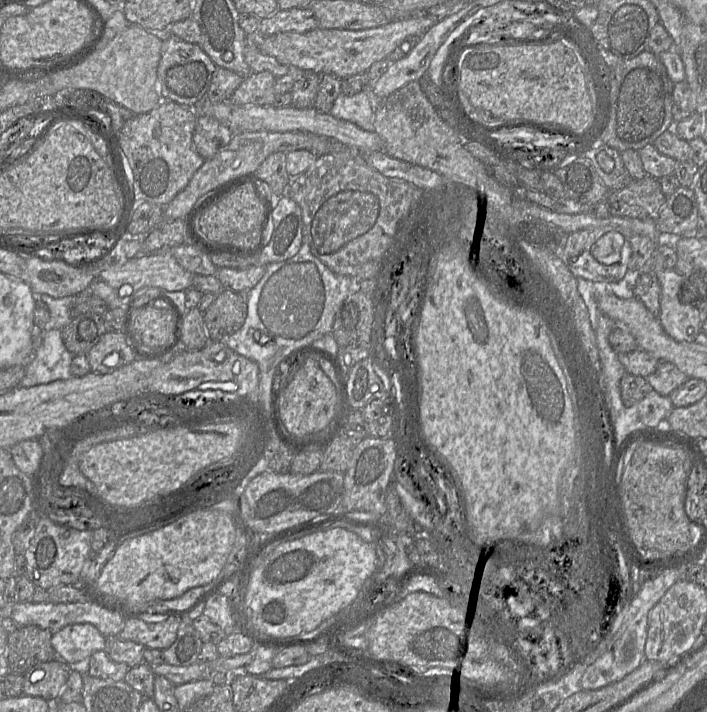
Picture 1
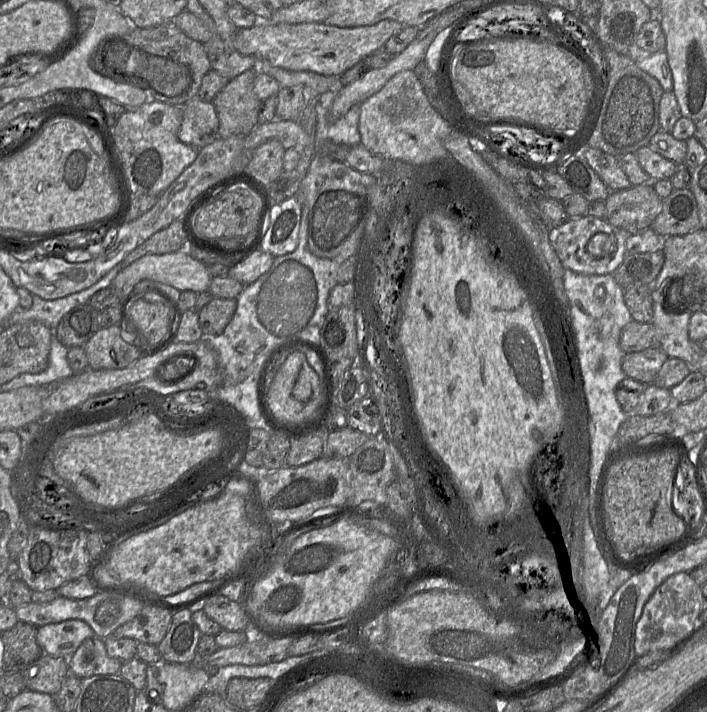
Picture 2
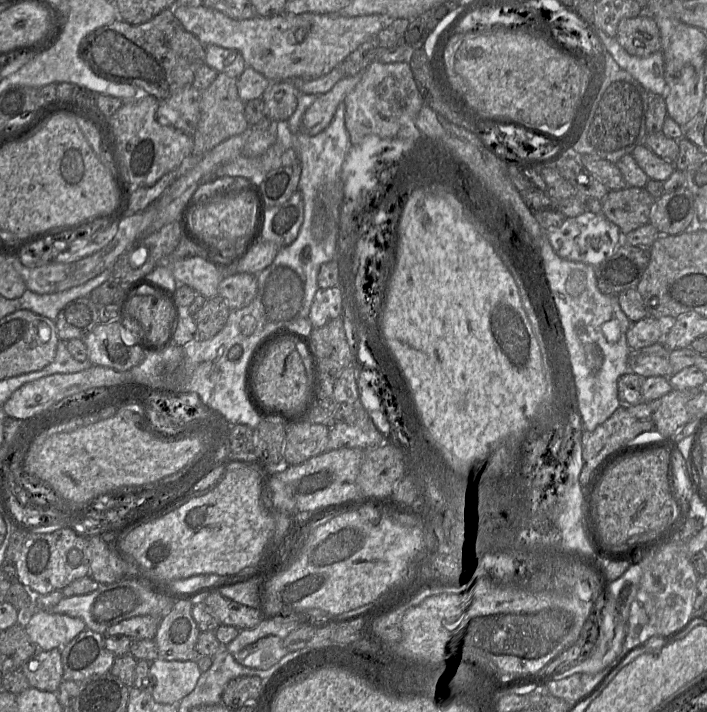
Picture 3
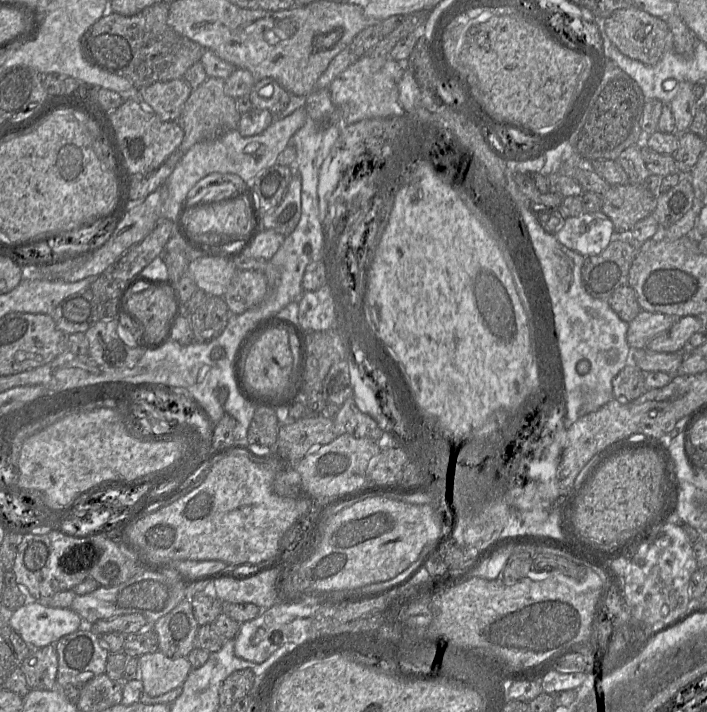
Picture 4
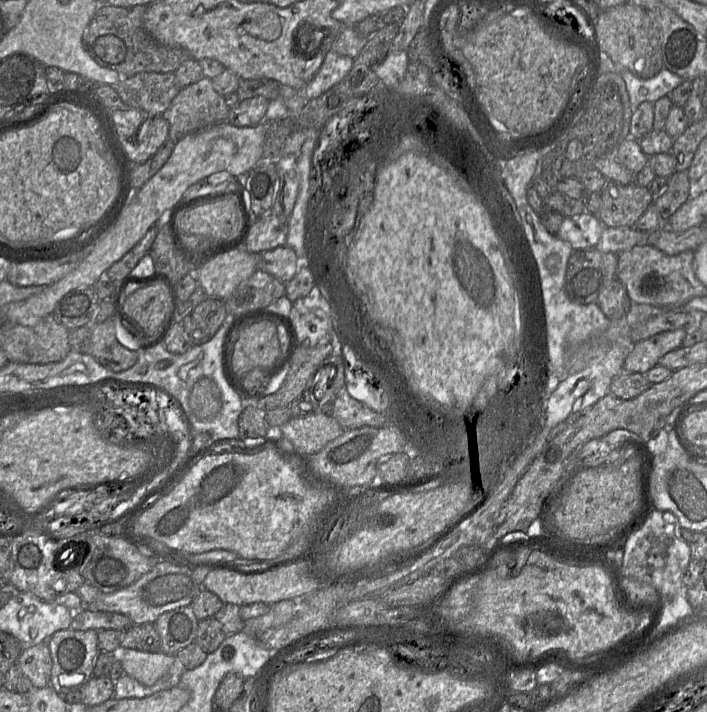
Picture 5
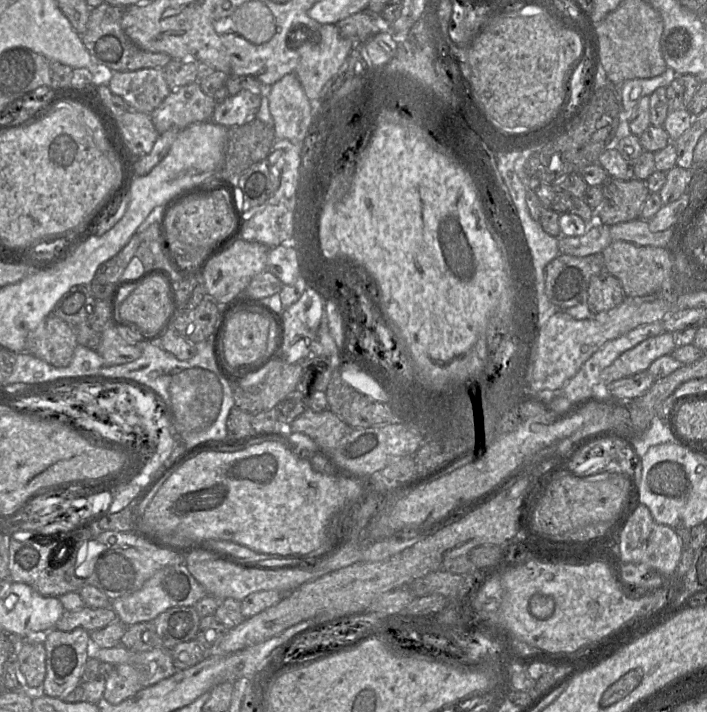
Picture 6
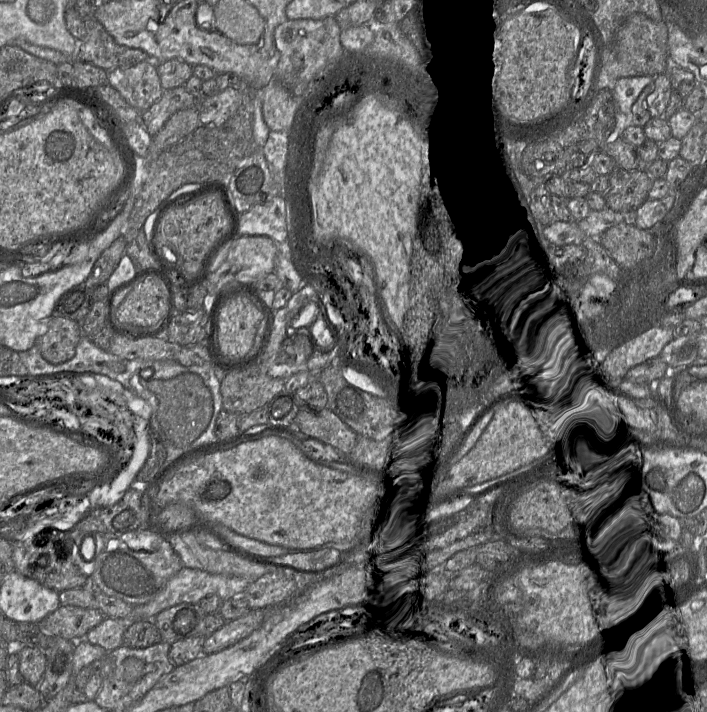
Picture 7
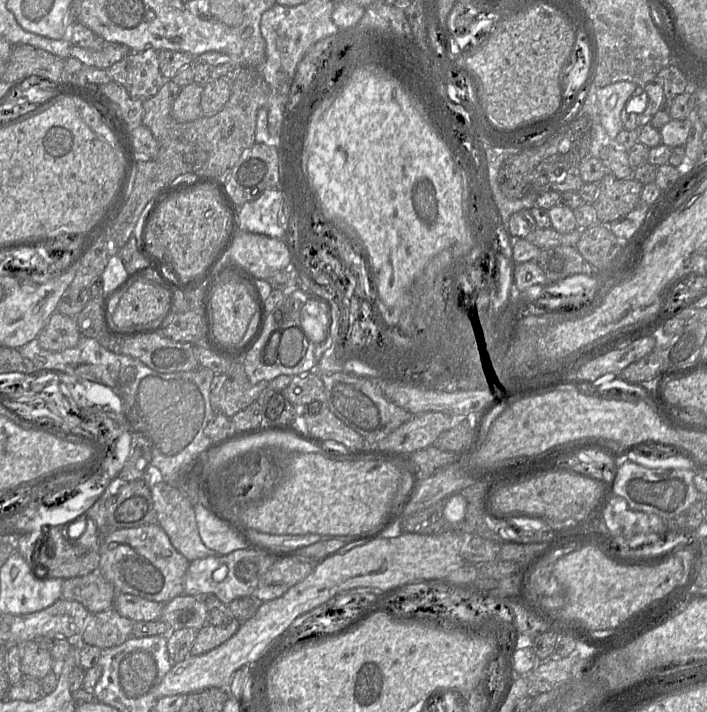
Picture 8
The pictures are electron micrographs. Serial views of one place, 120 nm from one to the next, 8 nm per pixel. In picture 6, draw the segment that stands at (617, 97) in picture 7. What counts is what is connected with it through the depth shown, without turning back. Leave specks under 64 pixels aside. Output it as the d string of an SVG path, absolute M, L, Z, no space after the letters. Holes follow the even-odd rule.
M668 68L662 75L648 79L632 79L621 84L621 122L607 149L616 149L622 138L631 135L629 116L641 98L650 96L659 87L667 87L672 79L673 73Z

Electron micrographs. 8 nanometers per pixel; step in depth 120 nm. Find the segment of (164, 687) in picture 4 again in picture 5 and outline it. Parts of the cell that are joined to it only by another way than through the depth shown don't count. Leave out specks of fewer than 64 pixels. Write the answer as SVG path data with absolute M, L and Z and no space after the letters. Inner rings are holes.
M119 646L111 652L119 661L125 674L145 686L155 684L175 661L174 655L159 652L144 652Z

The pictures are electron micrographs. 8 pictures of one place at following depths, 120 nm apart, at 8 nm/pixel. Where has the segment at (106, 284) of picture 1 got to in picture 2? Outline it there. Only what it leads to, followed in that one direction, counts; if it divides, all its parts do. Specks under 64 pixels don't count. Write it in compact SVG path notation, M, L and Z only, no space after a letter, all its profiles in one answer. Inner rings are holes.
M187 248L161 255L147 254L130 264L128 267L122 268L114 278L112 287L116 290L120 299L118 305L132 294L135 286L142 280L163 283L181 292L189 290L196 293L202 293L209 290L212 277L206 265L192 258Z

